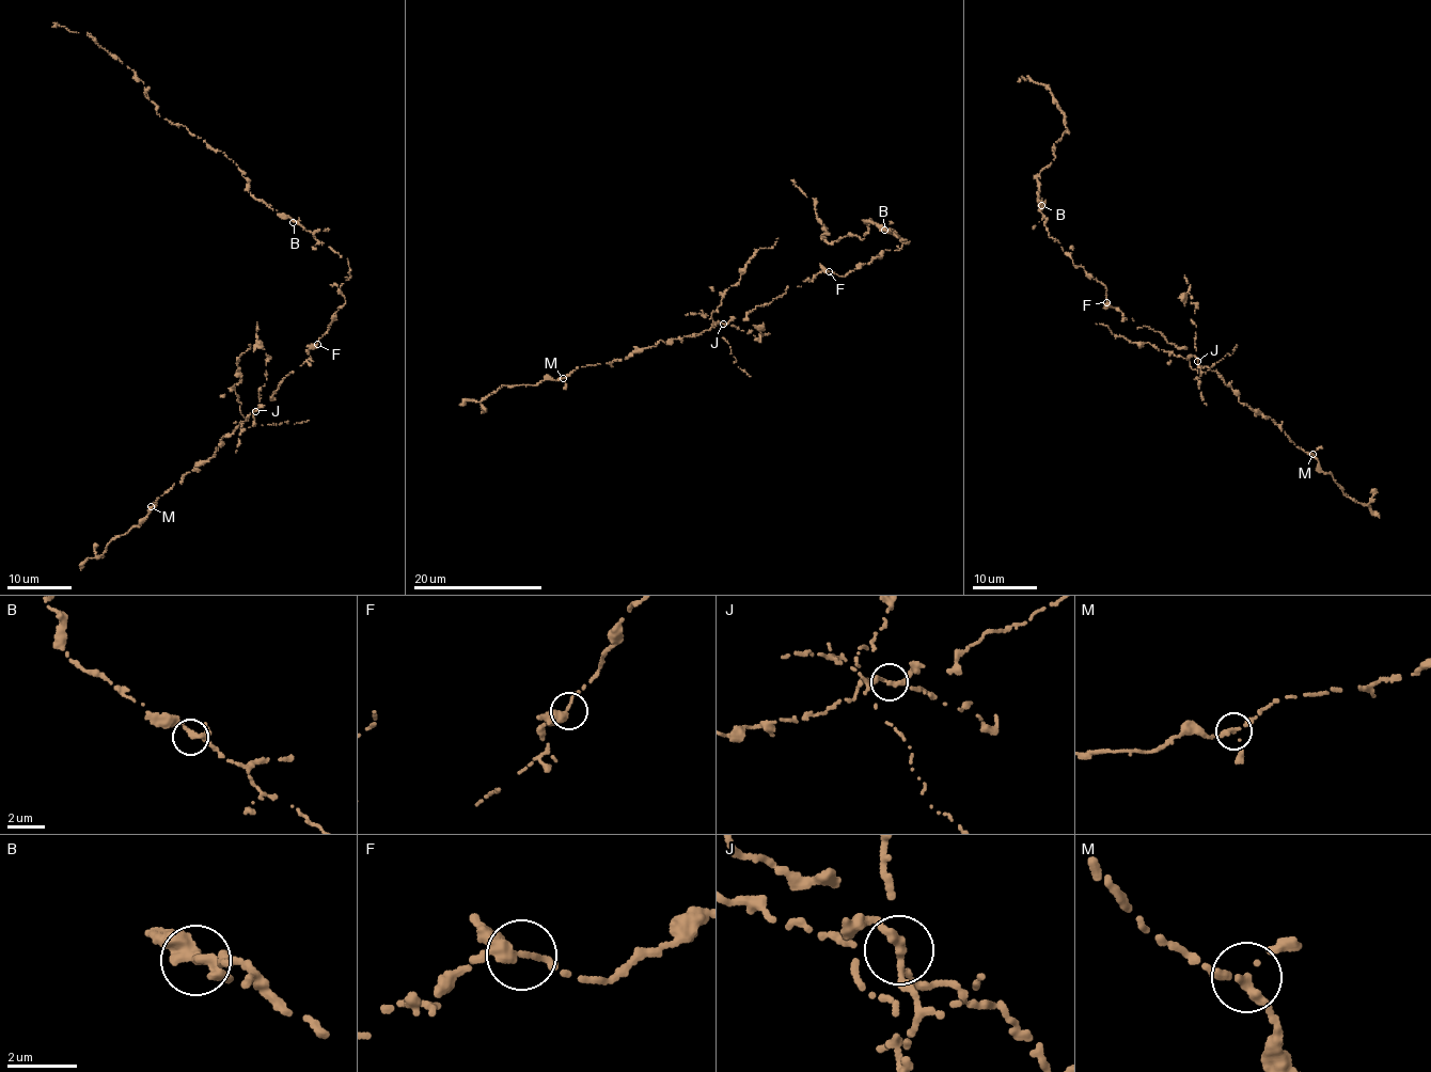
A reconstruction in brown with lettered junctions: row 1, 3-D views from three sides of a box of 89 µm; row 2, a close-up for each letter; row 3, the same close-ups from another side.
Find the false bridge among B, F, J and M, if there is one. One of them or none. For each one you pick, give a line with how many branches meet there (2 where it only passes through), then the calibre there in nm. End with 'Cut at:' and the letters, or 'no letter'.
J: branches 3; calibre 200 nm
Cut at: J

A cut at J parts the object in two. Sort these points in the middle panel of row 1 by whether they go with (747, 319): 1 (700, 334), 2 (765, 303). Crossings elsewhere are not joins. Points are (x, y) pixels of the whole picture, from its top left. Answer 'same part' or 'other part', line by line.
1: same part
2: same part

